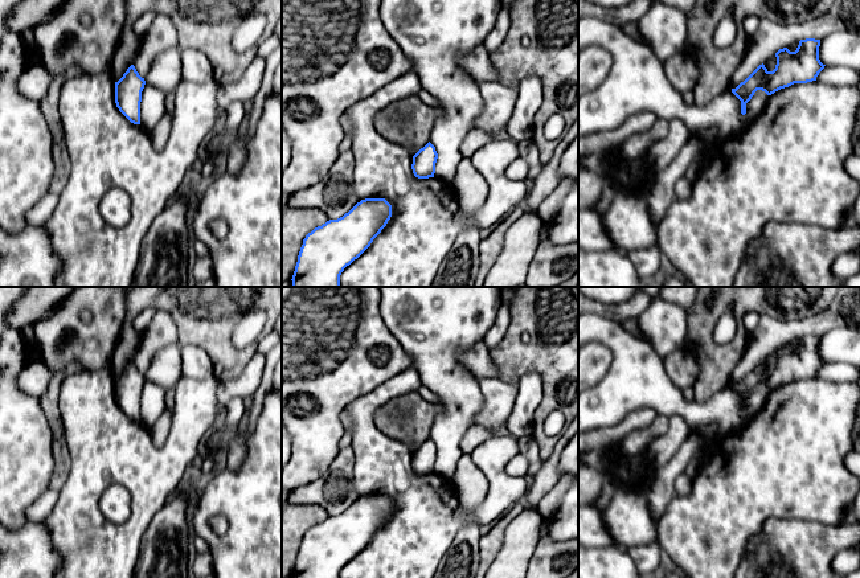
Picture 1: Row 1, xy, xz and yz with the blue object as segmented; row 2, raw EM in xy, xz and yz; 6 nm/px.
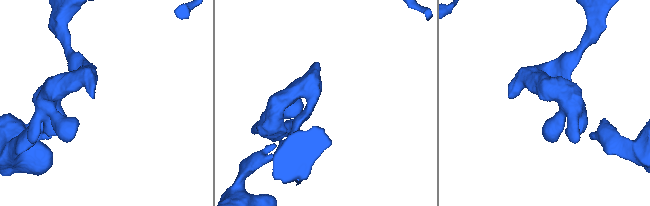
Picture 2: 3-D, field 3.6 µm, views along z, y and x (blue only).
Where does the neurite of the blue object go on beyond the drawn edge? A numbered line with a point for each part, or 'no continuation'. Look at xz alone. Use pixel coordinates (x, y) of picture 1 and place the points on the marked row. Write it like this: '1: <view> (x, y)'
no continuation

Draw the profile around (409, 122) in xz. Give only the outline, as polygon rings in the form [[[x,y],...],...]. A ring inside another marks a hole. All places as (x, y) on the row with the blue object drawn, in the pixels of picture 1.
[[[413,95],[390,104],[376,118],[377,131],[406,147],[413,155],[430,142],[430,134],[442,111]]]

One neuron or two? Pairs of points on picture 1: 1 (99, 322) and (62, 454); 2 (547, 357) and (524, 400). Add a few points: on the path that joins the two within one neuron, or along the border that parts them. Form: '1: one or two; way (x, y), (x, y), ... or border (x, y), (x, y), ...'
1: one; way (66, 355), (49, 372), (49, 410), (54, 421)
2: two; border (528, 371), (541, 380), (543, 398), (537, 405)

